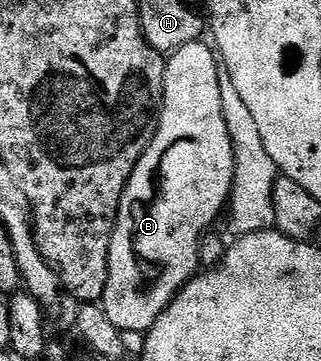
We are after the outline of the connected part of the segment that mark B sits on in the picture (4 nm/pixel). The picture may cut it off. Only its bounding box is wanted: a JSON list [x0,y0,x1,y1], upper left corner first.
[99,41,235,335]

